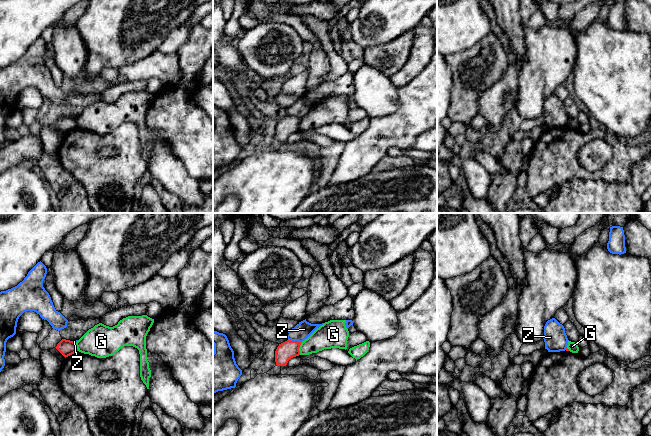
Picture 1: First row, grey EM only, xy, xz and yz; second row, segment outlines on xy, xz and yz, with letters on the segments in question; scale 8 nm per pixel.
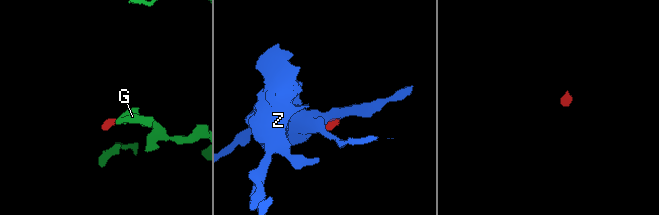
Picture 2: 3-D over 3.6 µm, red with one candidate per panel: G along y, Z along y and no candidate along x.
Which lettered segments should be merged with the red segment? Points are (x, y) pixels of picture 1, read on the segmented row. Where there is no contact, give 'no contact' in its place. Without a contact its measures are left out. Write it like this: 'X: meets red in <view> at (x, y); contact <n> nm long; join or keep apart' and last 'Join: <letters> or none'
G: meets red in xz at (298, 349); contact 100 nm long; keep apart
Z: meets red in xz at (295, 341); contact 110 nm long; keep apart
Join: none

